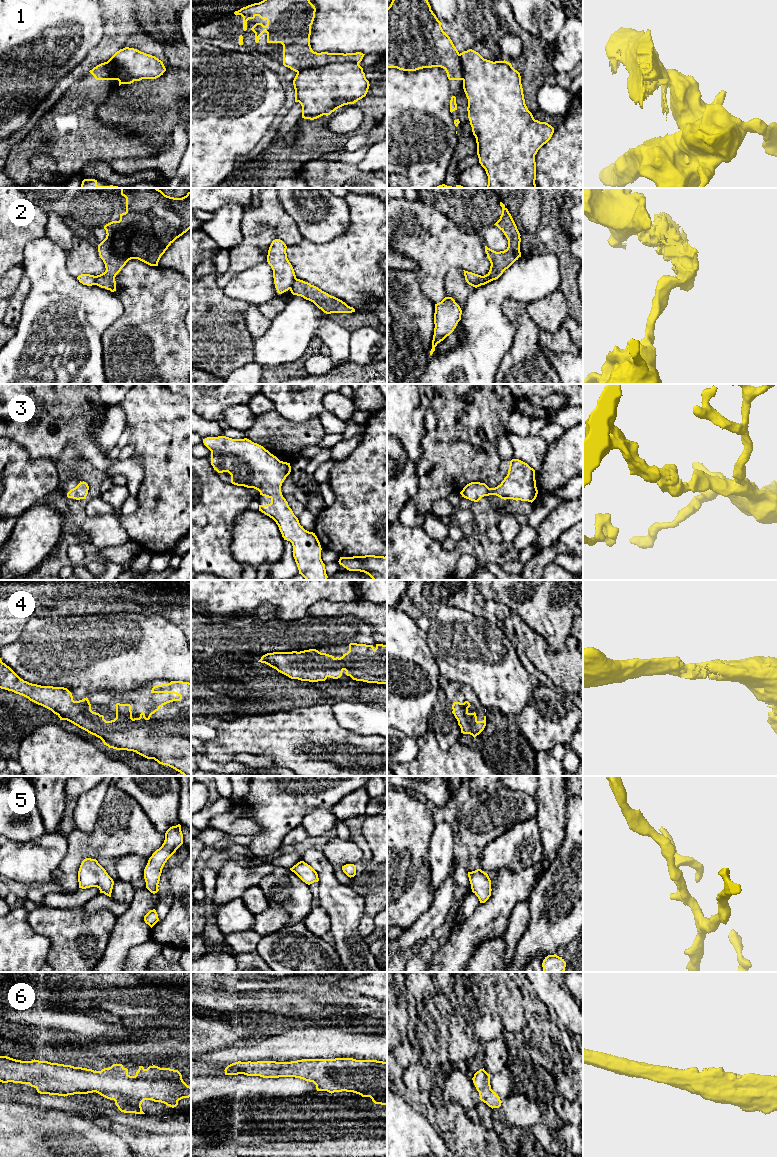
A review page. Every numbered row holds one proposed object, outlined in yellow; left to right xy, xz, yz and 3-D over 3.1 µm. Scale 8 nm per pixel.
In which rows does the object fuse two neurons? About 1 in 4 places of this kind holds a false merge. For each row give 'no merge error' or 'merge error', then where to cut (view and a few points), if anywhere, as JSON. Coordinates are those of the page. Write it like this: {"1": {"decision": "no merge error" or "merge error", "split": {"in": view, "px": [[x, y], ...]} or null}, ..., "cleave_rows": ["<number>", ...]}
{"1": {"decision": "merge error", "split": {"in": "xz", "px": [[358, 63], [330, 62], [317, 66], [308, 66], [297, 72]]}}, "2": {"decision": "merge error", "split": {"in": "xz", "px": [[296, 278], [289, 288]]}}, "3": {"decision": "no merge error", "split": null}, "4": {"decision": "no merge error", "split": null}, "5": {"decision": "no merge error", "split": null}, "6": {"decision": "no merge error", "split": null}, "cleave_rows": ["1", "2"]}

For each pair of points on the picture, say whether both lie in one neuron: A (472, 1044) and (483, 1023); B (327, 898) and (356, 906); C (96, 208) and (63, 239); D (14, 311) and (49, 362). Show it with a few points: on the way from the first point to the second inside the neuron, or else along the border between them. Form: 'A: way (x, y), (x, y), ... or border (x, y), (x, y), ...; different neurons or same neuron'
A: border (474, 1036), (480, 1044); different neurons
B: way (334, 898), (344, 906), (349, 906); same neuron
C: border (56, 213), (63, 218), (73, 235); different neurons
D: border (26, 297), (21, 309), (20, 320), (15, 326); different neurons

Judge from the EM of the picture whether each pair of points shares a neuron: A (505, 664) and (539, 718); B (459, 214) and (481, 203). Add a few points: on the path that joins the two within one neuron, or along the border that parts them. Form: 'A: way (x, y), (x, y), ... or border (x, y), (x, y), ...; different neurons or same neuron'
A: border (534, 688), (528, 702), (515, 716); different neurons
B: way (464, 209), (470, 204), (476, 204); same neuron

